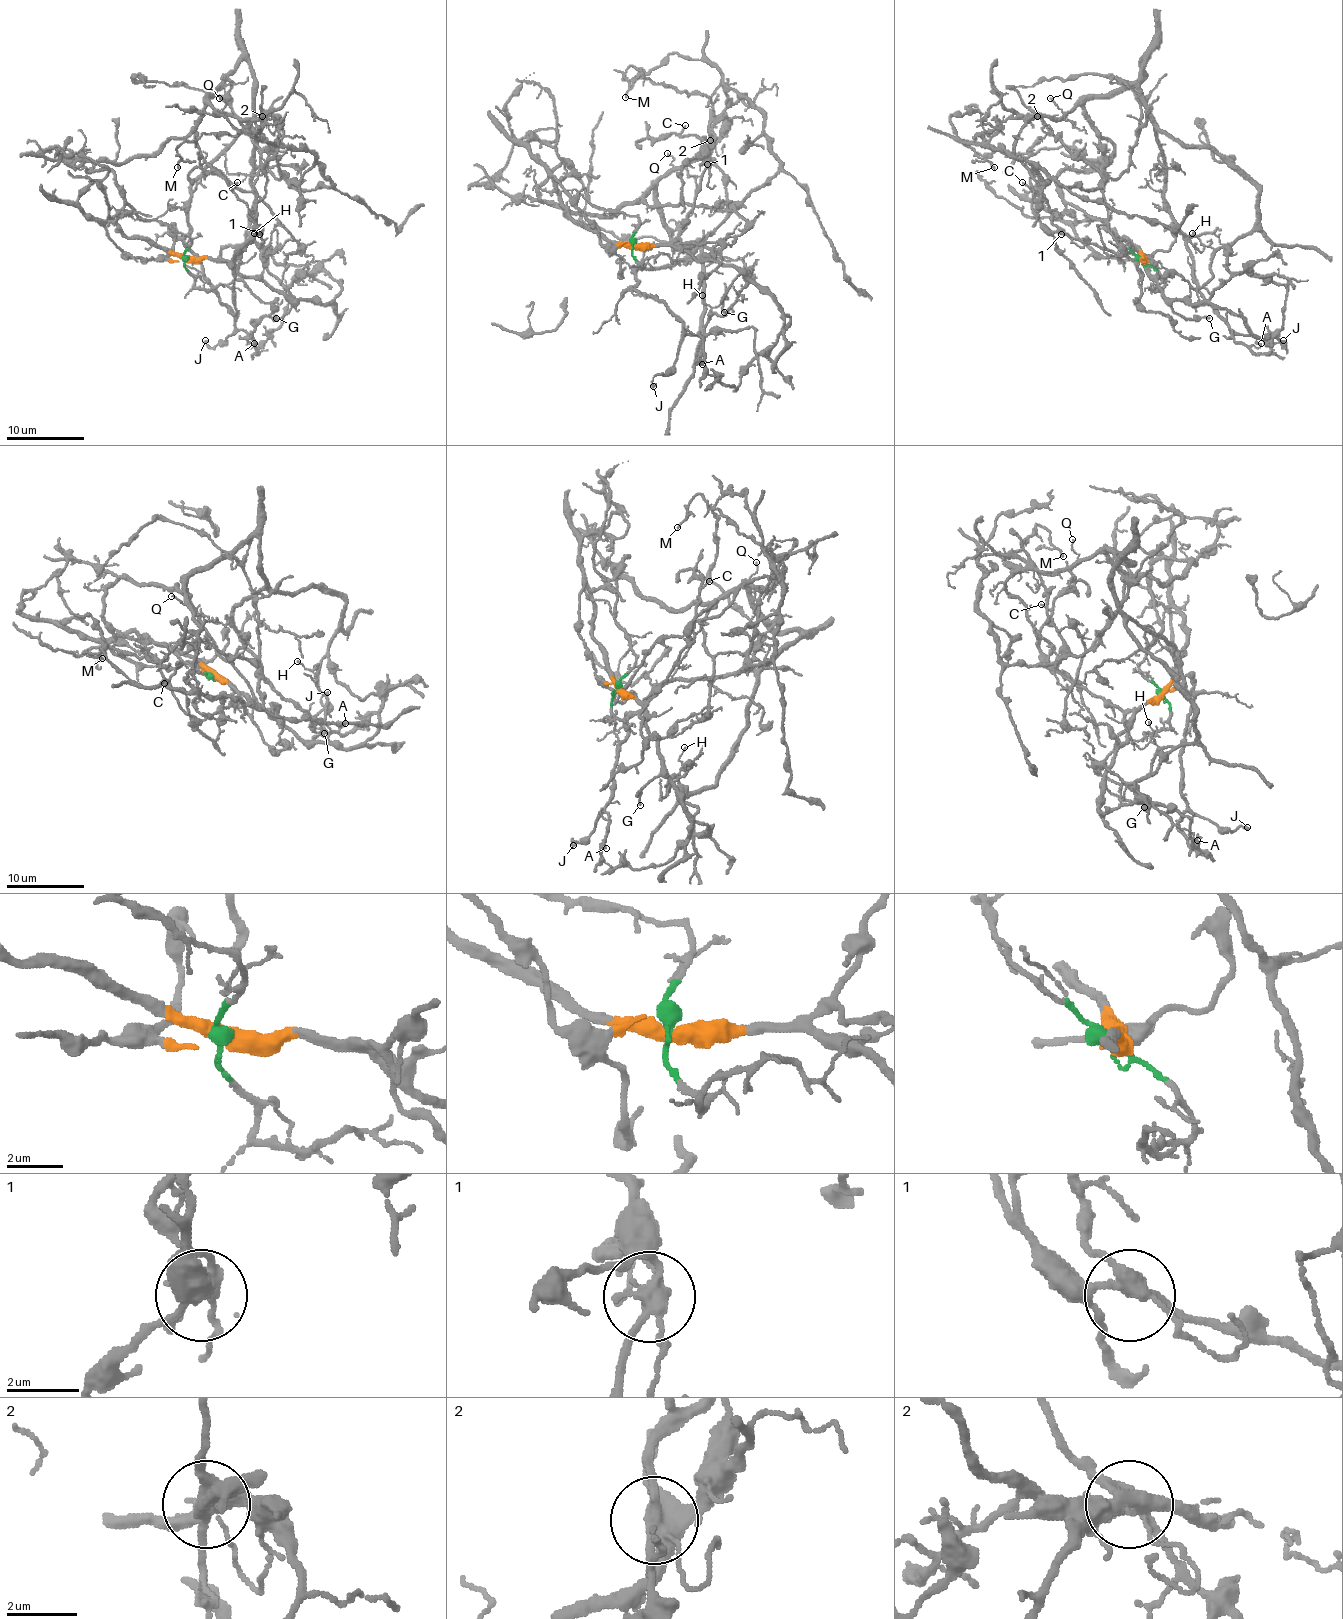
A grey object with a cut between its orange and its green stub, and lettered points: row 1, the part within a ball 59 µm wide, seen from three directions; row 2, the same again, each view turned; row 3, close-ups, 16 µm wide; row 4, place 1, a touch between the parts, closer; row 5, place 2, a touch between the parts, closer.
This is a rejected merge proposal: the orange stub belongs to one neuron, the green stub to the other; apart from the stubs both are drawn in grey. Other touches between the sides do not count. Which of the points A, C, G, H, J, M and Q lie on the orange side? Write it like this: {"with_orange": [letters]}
{"with_orange": ["C", "G"]}

